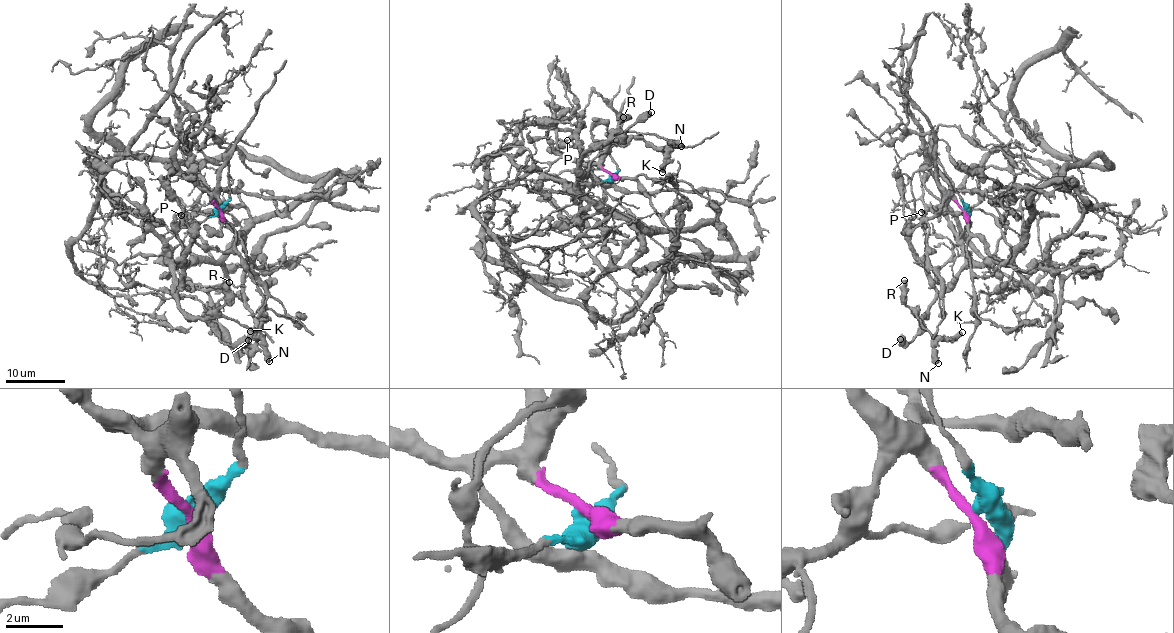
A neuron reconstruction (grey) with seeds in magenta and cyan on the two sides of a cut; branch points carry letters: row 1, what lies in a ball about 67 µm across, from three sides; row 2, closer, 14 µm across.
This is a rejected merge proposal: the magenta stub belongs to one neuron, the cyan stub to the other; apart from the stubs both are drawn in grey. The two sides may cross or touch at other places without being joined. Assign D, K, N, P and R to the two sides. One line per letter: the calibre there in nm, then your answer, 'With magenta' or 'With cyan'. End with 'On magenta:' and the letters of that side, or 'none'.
D: Thickness 700 nm. With cyan
K: Thickness 600 nm. With cyan
N: Thickness 700 nm. With cyan
P: Thickness 300 nm. With cyan
R: Thickness 600 nm. With cyan
On magenta: none

